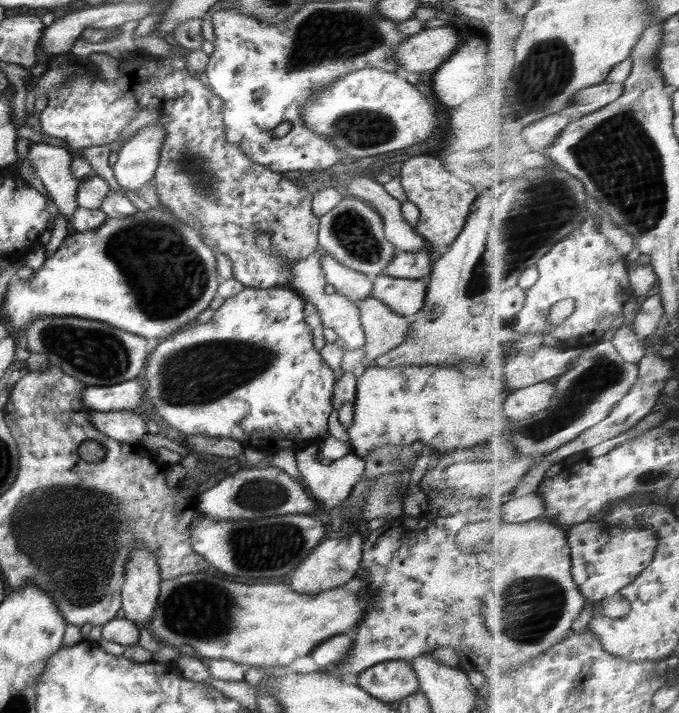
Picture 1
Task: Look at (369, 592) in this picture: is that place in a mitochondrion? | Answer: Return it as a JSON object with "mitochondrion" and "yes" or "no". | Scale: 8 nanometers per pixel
{"mitochondrion":"no"}

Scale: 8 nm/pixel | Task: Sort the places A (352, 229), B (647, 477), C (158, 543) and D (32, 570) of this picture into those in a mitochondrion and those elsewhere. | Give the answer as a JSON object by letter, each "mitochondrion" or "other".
{"A":"mitochondrion","B":"mitochondrion","C":"other","D":"other"}

